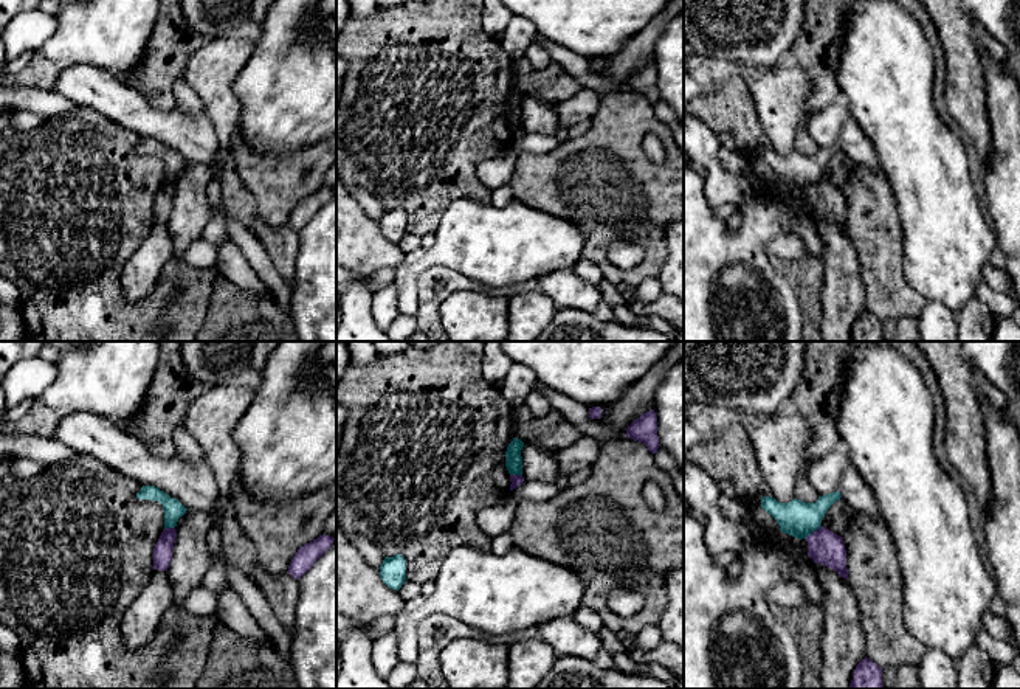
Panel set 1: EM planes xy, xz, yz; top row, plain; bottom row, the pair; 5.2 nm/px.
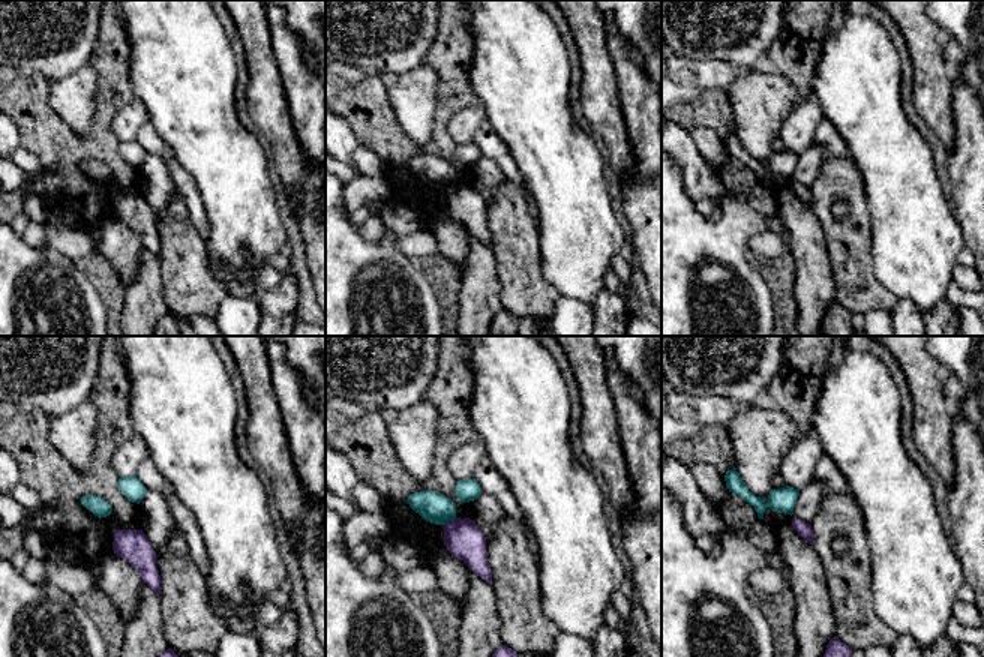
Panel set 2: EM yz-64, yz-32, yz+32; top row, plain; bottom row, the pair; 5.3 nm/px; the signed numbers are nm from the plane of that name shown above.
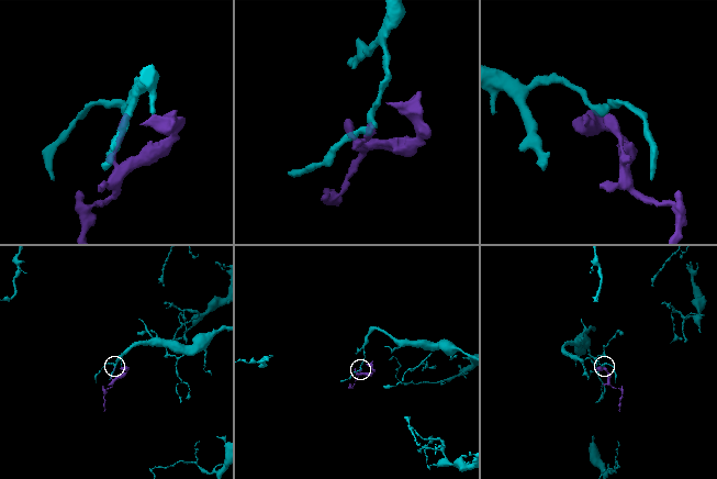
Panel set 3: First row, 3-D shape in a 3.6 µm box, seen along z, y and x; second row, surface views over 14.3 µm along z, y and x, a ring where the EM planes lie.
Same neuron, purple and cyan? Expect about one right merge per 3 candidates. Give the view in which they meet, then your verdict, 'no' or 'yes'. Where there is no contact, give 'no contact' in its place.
yz | no

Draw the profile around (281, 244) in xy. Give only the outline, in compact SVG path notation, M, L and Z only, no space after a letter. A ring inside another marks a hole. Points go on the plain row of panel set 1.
M257 216L254 219L254 236L267 250L277 275L293 289L299 233L290 225L271 228Z

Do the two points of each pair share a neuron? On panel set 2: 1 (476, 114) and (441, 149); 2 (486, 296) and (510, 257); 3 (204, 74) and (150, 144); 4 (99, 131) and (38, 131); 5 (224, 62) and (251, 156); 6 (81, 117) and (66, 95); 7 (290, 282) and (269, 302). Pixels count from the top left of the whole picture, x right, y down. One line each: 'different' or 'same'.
1: different
2: different
3: different
4: same
5: same
6: same
7: same

